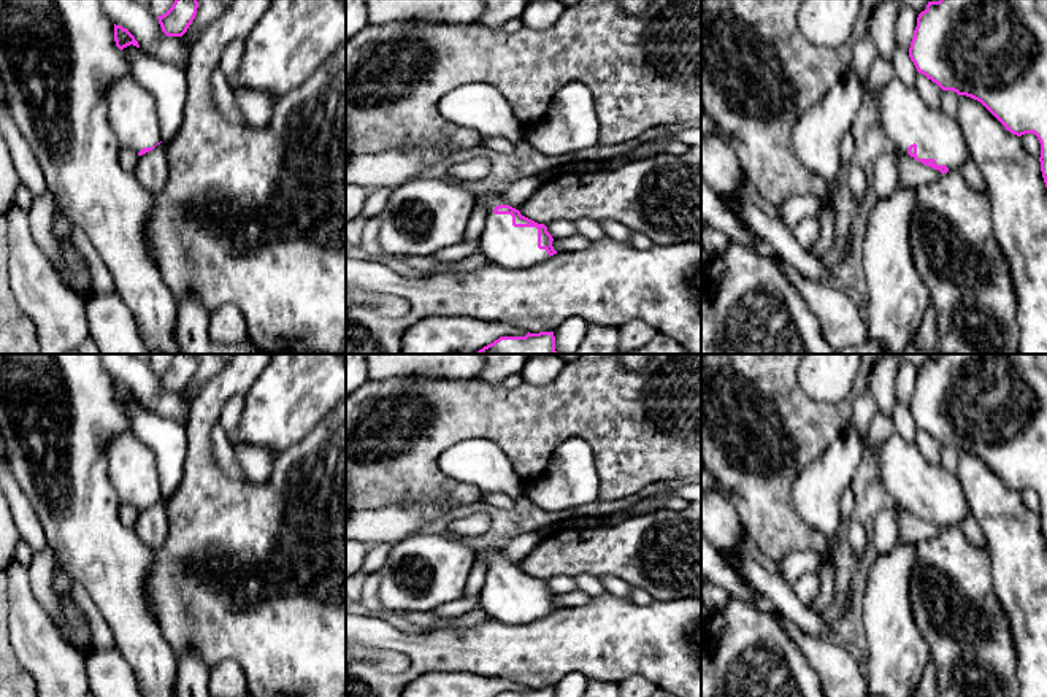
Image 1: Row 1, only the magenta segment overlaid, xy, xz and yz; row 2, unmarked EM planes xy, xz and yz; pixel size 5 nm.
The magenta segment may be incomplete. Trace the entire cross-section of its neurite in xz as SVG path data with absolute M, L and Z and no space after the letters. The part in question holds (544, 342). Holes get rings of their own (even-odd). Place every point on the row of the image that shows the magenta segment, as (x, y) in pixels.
M554 332L500 337L476 354L557 354Z

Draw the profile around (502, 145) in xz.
M481 138L479 146L484 149L493 149L501 154L512 154L516 149L516 143L506 140L506 138Z

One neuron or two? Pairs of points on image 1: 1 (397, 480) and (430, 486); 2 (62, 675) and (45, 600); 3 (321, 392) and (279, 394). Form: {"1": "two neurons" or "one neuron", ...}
{"1": "one neuron", "2": "two neurons", "3": "one neuron"}

